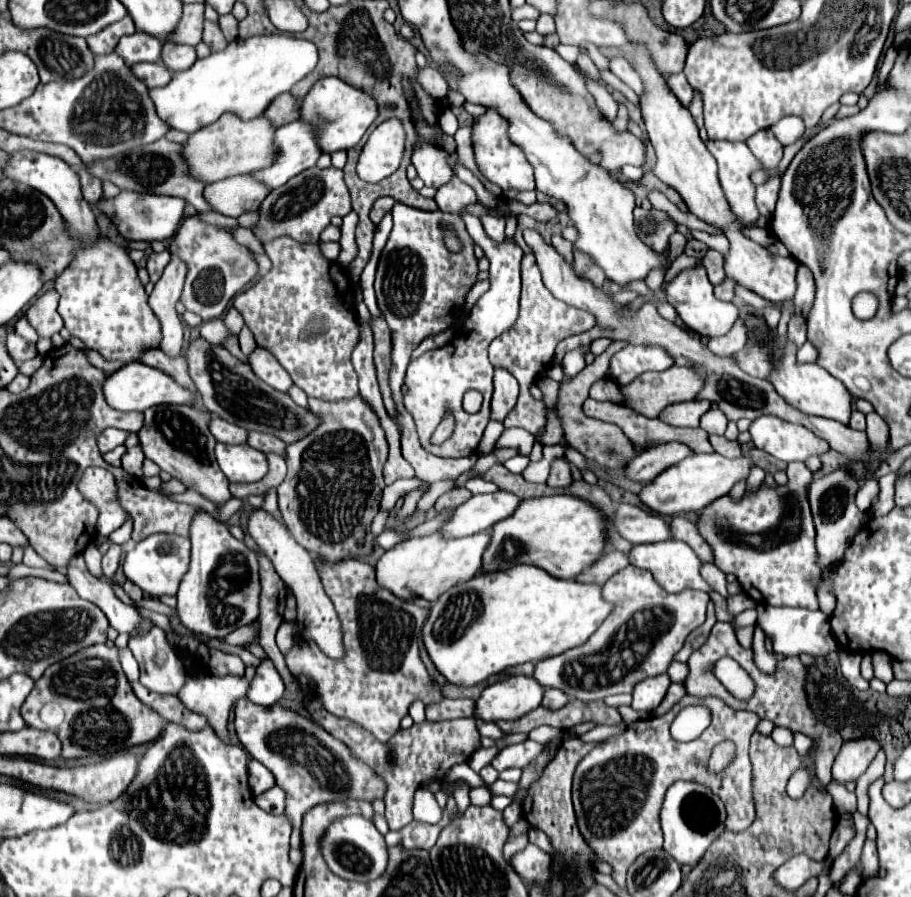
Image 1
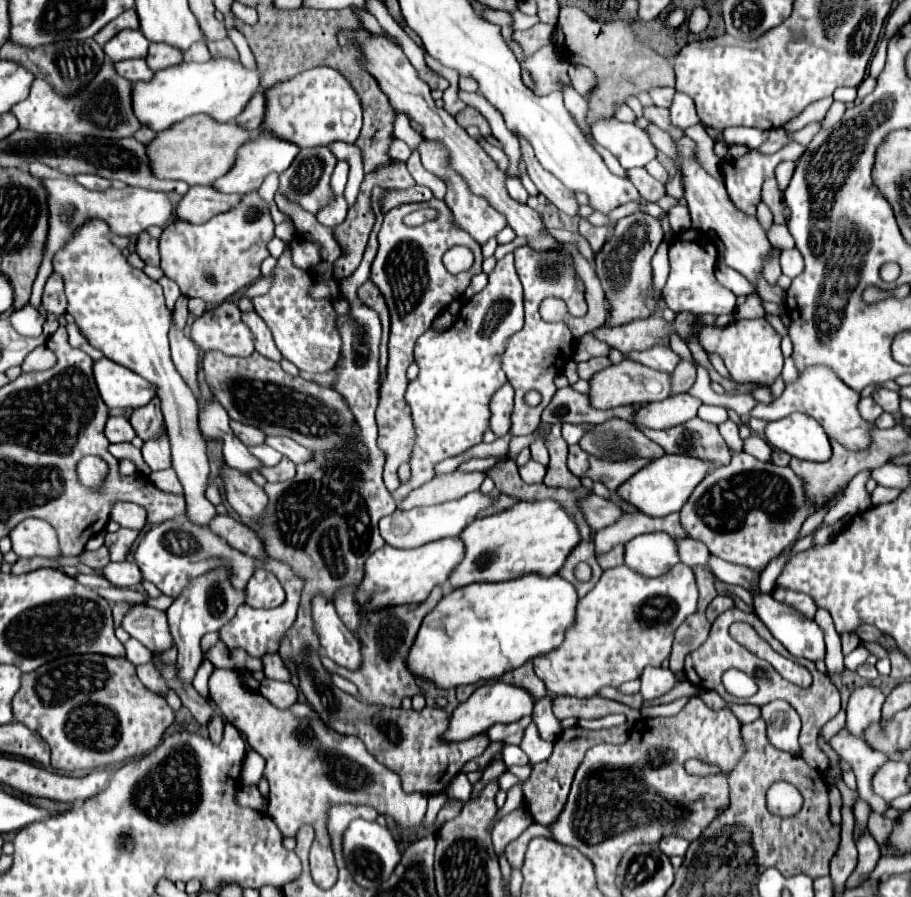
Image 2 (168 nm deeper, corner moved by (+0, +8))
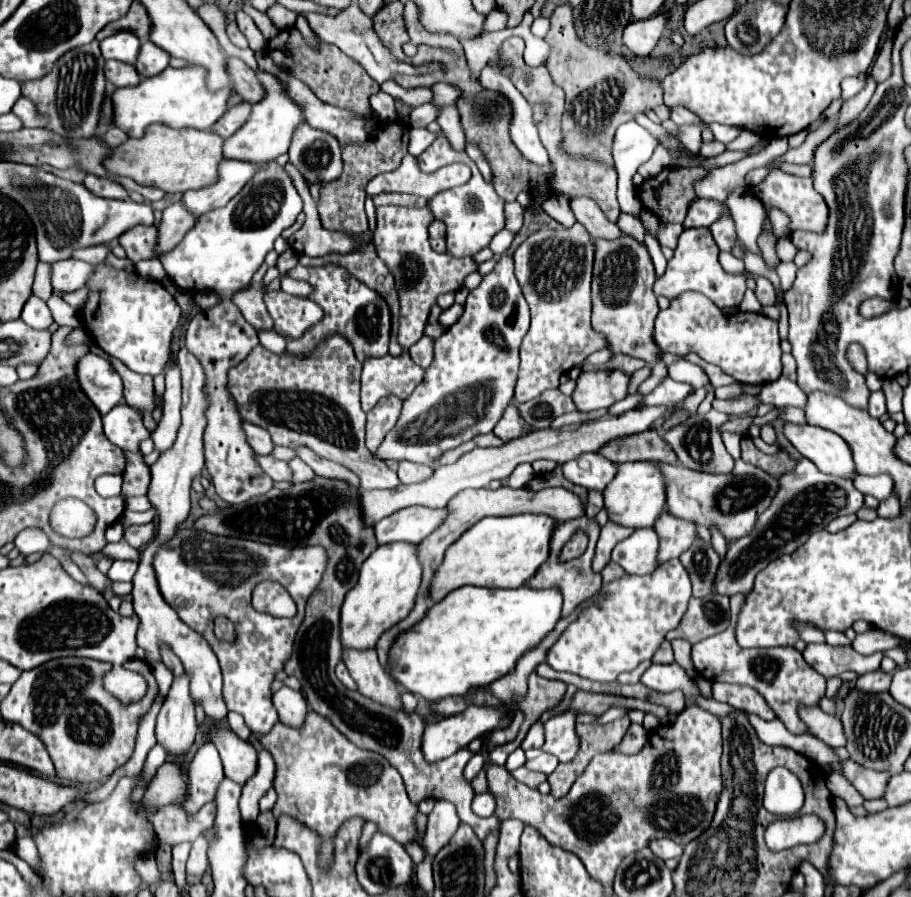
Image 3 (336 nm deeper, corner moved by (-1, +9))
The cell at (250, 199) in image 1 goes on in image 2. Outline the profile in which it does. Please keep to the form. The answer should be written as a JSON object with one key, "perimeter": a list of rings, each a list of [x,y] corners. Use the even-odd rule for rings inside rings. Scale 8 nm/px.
{"perimeter":[[[195,185],[181,199],[175,215],[177,219],[185,219],[189,223],[205,223],[213,215],[219,215],[235,207],[239,199],[243,199],[243,195],[227,195],[215,191],[215,187],[211,185]]]}

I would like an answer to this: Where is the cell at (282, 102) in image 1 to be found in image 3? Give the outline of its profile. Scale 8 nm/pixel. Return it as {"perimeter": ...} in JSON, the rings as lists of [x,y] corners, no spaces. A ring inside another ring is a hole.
{"perimeter":[[[248,102],[230,108],[228,112],[224,112],[224,116],[220,118],[220,122],[216,122],[216,126],[212,126],[212,132],[220,134],[220,138],[232,136],[248,120],[250,110],[252,110],[252,106]]]}

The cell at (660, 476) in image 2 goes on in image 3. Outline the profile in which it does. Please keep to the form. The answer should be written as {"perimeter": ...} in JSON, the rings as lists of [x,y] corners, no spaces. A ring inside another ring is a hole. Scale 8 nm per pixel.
{"perimeter":[[[626,462],[618,464],[616,478],[604,488],[604,510],[608,512],[608,520],[628,528],[644,528],[652,526],[658,514],[666,506],[664,492],[664,476],[654,466],[654,462]]]}

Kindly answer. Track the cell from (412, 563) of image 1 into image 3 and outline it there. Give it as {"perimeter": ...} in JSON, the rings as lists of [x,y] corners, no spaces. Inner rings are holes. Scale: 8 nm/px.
{"perimeter":[[[394,542],[378,546],[360,570],[358,584],[346,594],[340,612],[340,642],[342,648],[368,650],[378,638],[404,620],[414,608],[416,592],[422,580],[422,566],[416,556],[416,546],[408,542]]]}

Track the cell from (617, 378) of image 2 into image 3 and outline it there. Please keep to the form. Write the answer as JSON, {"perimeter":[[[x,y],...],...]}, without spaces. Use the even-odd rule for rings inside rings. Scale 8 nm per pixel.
{"perimeter":[[[594,370],[582,372],[576,380],[576,390],[572,400],[578,412],[592,412],[598,408],[608,408],[626,396],[628,374],[620,370]]]}

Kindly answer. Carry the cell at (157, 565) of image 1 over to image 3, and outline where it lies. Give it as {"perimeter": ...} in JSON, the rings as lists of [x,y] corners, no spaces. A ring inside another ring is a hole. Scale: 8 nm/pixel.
{"perimeter":[[[180,528],[176,536],[156,552],[154,570],[164,600],[186,626],[208,638],[220,662],[228,710],[242,714],[254,736],[268,734],[280,720],[272,706],[270,686],[292,654],[296,632],[304,620],[306,600],[320,584],[324,566],[326,550],[320,546],[286,548],[280,544],[214,536],[196,528]],[[264,580],[274,580],[288,590],[298,606],[294,618],[276,618],[252,608],[252,590]],[[216,616],[226,616],[236,624],[236,644],[216,640],[212,630]]]}

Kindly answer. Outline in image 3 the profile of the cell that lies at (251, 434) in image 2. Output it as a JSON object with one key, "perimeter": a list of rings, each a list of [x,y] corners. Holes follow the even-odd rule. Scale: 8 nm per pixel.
{"perimeter":[[[244,422],[244,430],[246,430],[246,436],[248,436],[248,444],[254,448],[256,454],[270,454],[272,448],[274,448],[274,442],[270,440],[270,434],[268,430],[256,426],[256,424],[248,424]]]}

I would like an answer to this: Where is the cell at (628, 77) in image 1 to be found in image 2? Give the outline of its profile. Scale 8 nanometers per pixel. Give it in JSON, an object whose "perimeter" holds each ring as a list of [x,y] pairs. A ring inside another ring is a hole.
{"perimeter":[[[651,87],[649,89],[653,103],[659,105],[659,107],[669,107],[671,101],[673,101],[673,93],[675,93],[673,87]]]}

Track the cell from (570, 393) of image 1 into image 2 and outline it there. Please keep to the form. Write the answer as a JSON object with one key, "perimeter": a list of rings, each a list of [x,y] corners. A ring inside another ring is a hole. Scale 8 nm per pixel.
{"perimeter":[[[613,419],[613,423],[595,425],[579,441],[579,447],[597,459],[607,461],[625,461],[633,457],[661,457],[665,451],[647,439],[635,425]]]}

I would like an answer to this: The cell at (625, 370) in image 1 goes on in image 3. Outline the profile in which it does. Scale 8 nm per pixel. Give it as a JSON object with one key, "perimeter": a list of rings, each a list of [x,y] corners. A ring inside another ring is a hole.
{"perimeter":[[[680,360],[680,362],[670,366],[670,378],[680,380],[680,382],[688,382],[694,388],[702,388],[702,386],[706,386],[710,382],[700,366],[690,364],[686,360]]]}

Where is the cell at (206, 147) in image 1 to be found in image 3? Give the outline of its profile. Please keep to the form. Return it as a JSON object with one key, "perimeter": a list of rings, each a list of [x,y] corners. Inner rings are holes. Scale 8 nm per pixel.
{"perimeter":[[[152,124],[142,138],[130,138],[116,146],[116,154],[104,162],[104,168],[112,170],[112,174],[128,176],[142,186],[156,186],[168,194],[184,194],[186,190],[200,190],[216,182],[222,144],[224,140],[210,130],[172,130],[162,124]]]}

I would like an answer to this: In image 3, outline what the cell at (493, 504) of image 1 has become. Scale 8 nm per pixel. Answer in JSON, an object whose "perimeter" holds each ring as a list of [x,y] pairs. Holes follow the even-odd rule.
{"perimeter":[[[408,506],[388,518],[382,518],[374,526],[376,542],[390,544],[390,542],[410,542],[420,544],[428,534],[434,532],[440,522],[444,522],[446,510],[434,510],[426,506]]]}

